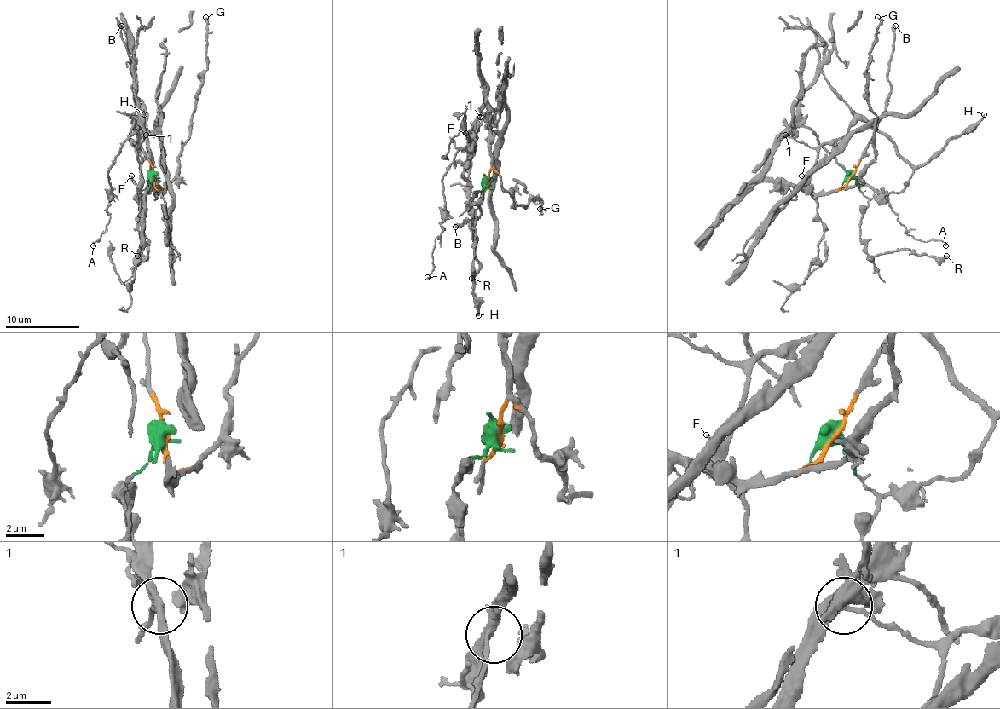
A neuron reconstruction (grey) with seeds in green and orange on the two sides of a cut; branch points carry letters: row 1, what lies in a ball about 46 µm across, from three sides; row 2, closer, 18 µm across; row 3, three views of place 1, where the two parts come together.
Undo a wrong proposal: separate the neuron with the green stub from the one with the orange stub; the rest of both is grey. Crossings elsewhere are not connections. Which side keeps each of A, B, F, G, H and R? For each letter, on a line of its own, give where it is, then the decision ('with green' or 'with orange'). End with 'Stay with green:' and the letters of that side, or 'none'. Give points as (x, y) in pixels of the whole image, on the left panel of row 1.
A: place (93, 245); with orange
B: place (121, 25); with orange
F: place (131, 175); with green
G: place (205, 17); with orange
H: place (144, 114); with green
R: place (137, 256); with green
Stay with green: F, H, R

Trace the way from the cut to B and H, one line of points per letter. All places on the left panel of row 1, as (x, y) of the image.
B: (153, 176), (153, 165), (148, 156), (144, 103), (133, 89), (126, 31), (120, 25)
H: (153, 176), (137, 198), (144, 151), (139, 134), (144, 114)

